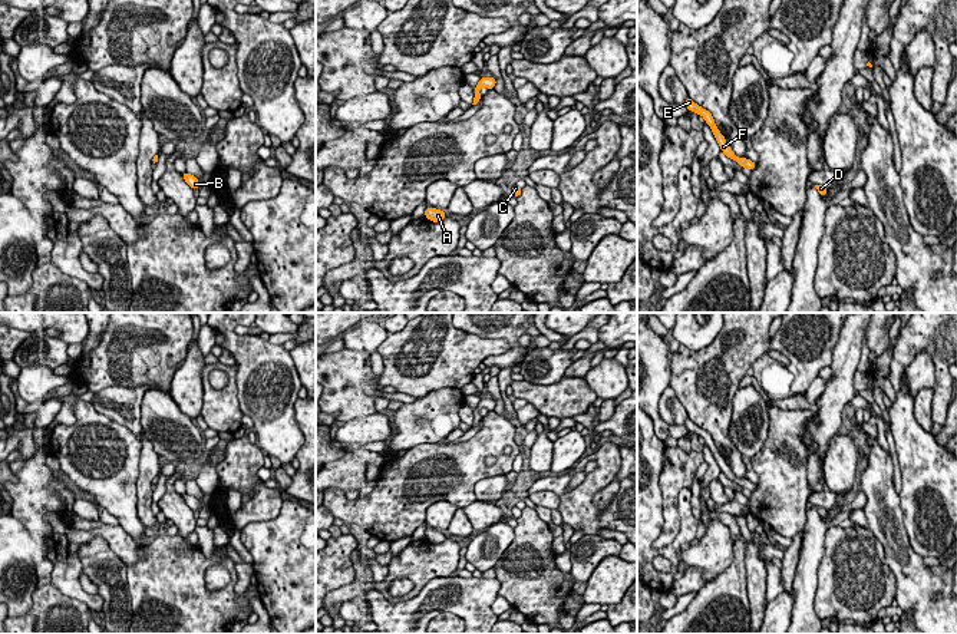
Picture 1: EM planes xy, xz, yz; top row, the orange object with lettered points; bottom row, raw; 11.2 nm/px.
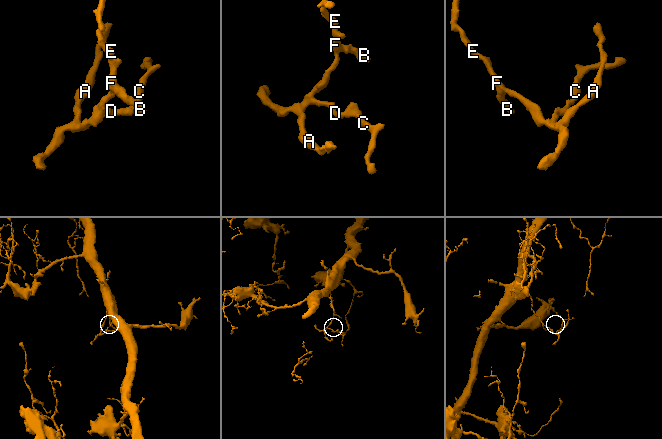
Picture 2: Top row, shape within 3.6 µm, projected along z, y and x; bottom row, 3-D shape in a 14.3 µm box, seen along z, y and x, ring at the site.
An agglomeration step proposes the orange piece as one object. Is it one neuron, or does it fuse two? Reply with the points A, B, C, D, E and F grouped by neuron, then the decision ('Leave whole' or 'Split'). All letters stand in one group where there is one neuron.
Groups: A B C D E F. Leave whole

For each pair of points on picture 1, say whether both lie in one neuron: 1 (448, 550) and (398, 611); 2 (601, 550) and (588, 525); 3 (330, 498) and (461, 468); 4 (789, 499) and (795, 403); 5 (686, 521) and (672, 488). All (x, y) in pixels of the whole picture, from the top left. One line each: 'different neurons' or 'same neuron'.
1: different neurons
2: different neurons
3: same neuron
4: different neurons
5: different neurons

